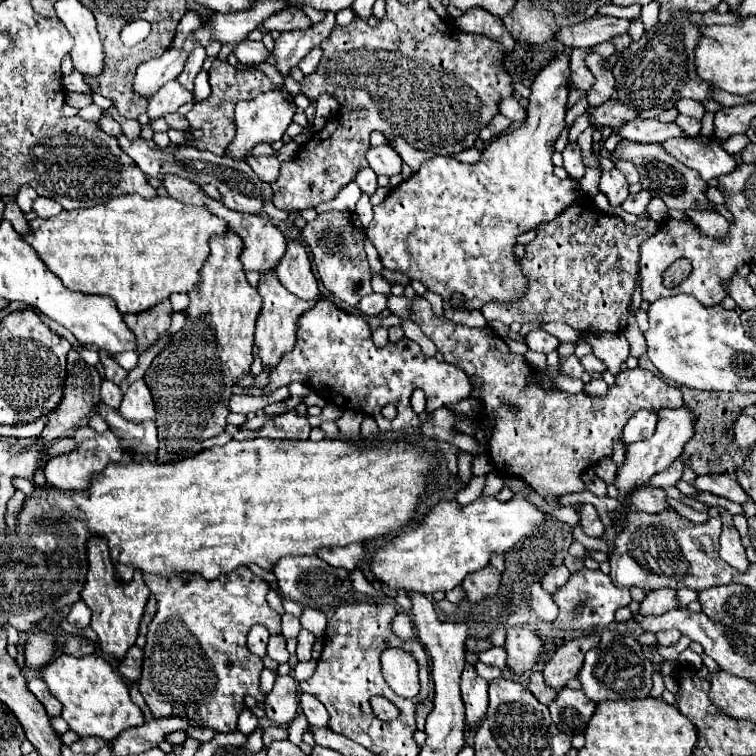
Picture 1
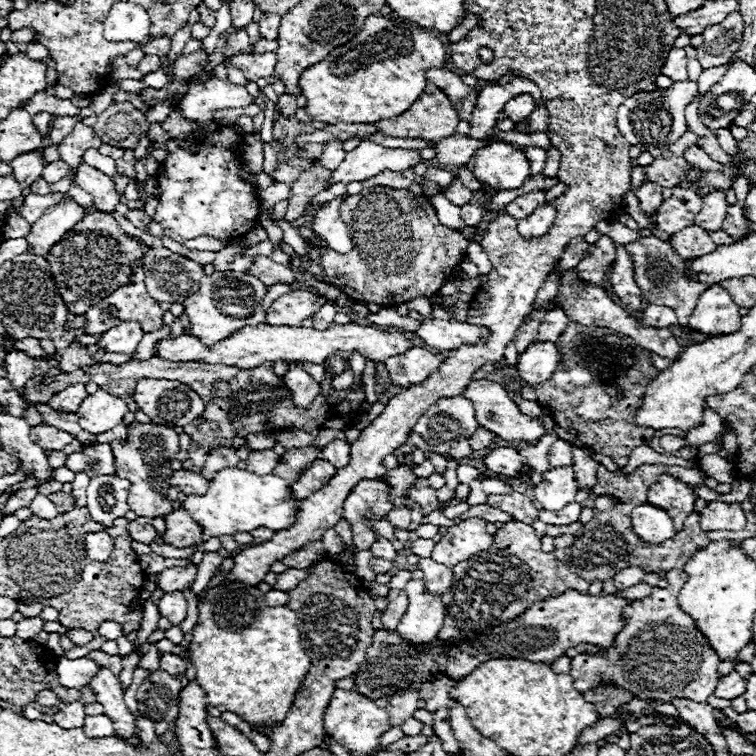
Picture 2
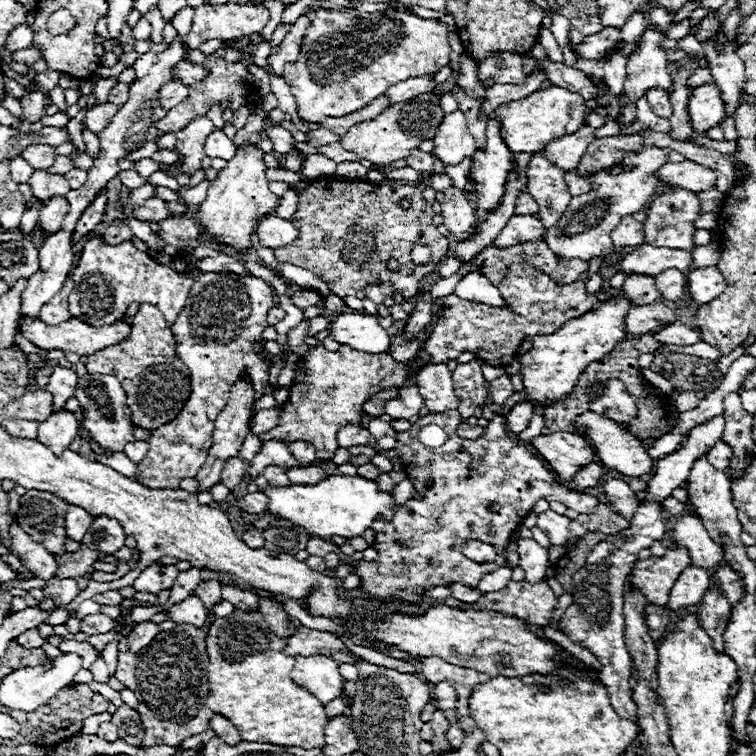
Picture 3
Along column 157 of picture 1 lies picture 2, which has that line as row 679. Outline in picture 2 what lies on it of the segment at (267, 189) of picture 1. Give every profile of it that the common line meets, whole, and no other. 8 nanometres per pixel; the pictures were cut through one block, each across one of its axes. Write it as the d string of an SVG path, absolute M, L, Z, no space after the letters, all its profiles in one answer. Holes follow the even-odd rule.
M156 670L138 688L136 702L144 718L154 722L174 722L178 716L178 692L182 684L176 676Z

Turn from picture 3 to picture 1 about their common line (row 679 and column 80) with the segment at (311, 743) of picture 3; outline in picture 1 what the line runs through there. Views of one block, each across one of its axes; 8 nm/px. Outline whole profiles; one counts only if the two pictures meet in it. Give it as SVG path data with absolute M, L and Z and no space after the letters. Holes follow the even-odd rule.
M124 194L108 204L82 208L82 210L62 210L58 216L48 220L36 218L30 222L32 234L24 236L30 246L38 252L42 262L52 270L66 288L80 290L86 294L110 296L122 314L138 314L150 310L158 302L170 298L174 292L190 292L200 284L200 270L210 254L210 236L224 236L228 224L212 214L206 206L190 206L170 196L156 196L146 200L136 194Z

